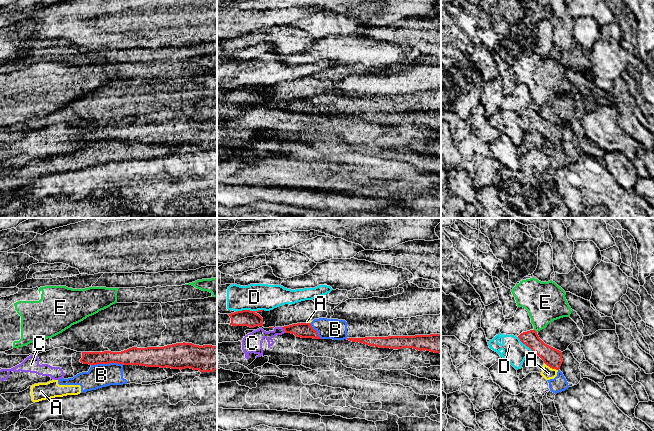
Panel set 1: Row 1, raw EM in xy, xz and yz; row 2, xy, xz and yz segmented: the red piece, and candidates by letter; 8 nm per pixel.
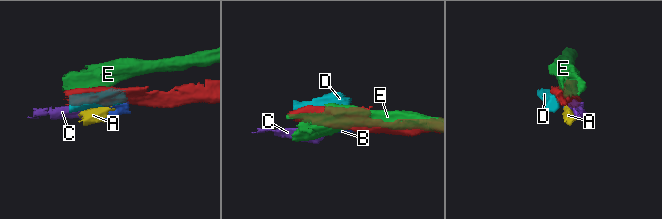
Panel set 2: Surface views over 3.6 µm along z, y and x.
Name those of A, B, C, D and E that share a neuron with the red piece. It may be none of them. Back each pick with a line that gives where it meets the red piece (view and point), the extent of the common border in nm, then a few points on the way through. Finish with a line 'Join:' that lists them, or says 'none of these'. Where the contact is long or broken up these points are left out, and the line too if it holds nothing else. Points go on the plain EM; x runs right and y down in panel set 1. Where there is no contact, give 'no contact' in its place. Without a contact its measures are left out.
Join: none of these

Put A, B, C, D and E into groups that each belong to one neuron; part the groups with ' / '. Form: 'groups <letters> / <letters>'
groups A B / C / D / E

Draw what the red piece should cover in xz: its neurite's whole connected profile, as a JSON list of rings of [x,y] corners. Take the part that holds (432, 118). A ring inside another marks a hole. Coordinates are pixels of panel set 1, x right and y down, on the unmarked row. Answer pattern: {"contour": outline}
{"contour": [[[441,110],[347,114],[347,116],[379,124],[413,124],[419,127],[426,126],[441,129]]]}

